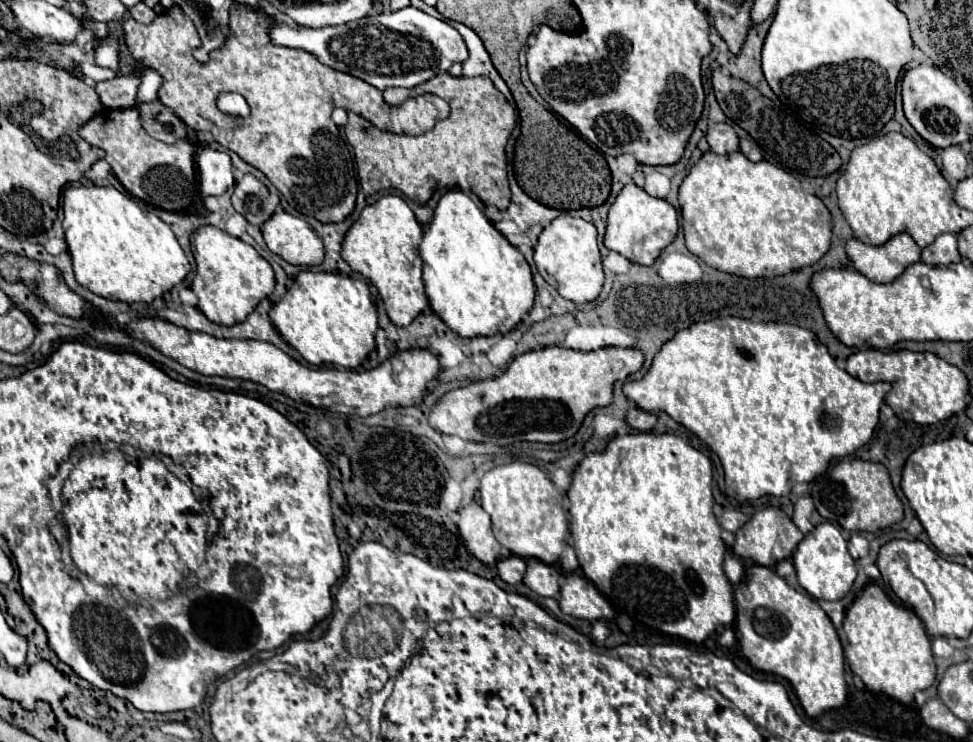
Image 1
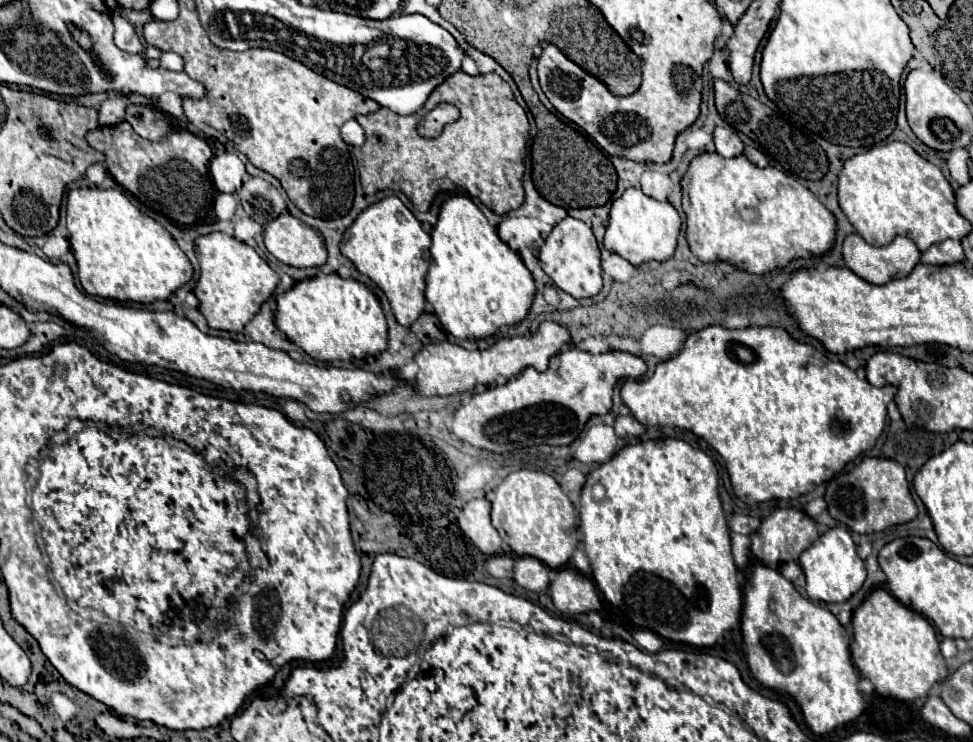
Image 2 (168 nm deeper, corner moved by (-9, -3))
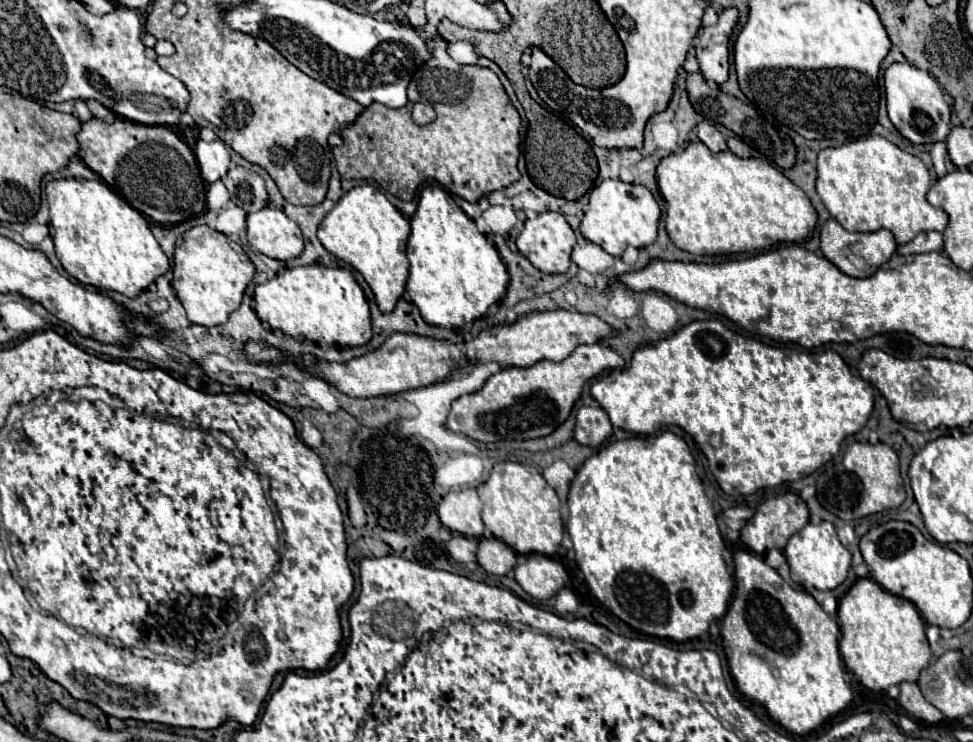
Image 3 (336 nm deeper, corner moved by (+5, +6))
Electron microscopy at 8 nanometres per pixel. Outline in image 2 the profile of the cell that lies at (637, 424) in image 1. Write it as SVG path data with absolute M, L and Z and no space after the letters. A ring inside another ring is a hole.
M626 415L626 417L618 417L616 419L616 435L618 437L640 437L642 433L646 433L646 425L642 425L636 417Z

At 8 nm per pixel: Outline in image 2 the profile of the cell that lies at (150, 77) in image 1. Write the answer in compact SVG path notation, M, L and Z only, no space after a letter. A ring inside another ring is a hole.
M162 53L160 67L166 69L166 71L182 71L184 69L184 61L176 53Z

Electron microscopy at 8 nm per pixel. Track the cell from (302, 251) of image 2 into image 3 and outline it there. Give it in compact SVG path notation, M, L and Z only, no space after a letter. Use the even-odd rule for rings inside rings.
M266 206L246 216L248 242L254 250L276 260L290 260L302 254L300 228L278 208Z

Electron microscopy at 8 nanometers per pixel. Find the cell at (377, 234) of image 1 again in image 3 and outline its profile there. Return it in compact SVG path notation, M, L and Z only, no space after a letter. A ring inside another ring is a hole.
M364 184L346 192L332 212L318 226L318 240L336 258L352 264L372 288L378 308L392 312L398 298L404 294L408 278L406 240L410 236L410 222L398 208L374 186Z

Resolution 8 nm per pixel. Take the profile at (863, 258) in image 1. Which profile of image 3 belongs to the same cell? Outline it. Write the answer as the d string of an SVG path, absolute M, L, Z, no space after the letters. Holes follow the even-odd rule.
M830 218L822 230L820 230L820 250L826 260L830 260L840 272L852 276L852 278L868 278L872 276L890 256L896 252L896 240L892 232L888 230L876 230L876 232L848 232L844 230L834 218Z

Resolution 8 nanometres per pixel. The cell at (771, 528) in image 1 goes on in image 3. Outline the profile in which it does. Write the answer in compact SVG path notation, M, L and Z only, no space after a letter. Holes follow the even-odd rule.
M786 492L786 494L774 496L774 498L766 500L764 504L760 504L756 514L754 514L754 518L740 530L740 538L756 554L764 554L764 552L768 552L772 548L784 550L784 546L790 540L790 536L794 532L802 530L808 524L808 520L810 520L810 512L808 512L806 502L798 494Z

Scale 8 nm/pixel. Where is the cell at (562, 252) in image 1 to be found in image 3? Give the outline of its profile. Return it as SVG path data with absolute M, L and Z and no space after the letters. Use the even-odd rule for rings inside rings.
M544 212L538 214L530 220L526 220L522 232L516 238L516 248L520 250L522 256L526 256L538 270L546 274L556 274L556 272L566 272L570 266L570 252L576 244L576 236L570 228L570 224L564 220L562 214L558 212Z

